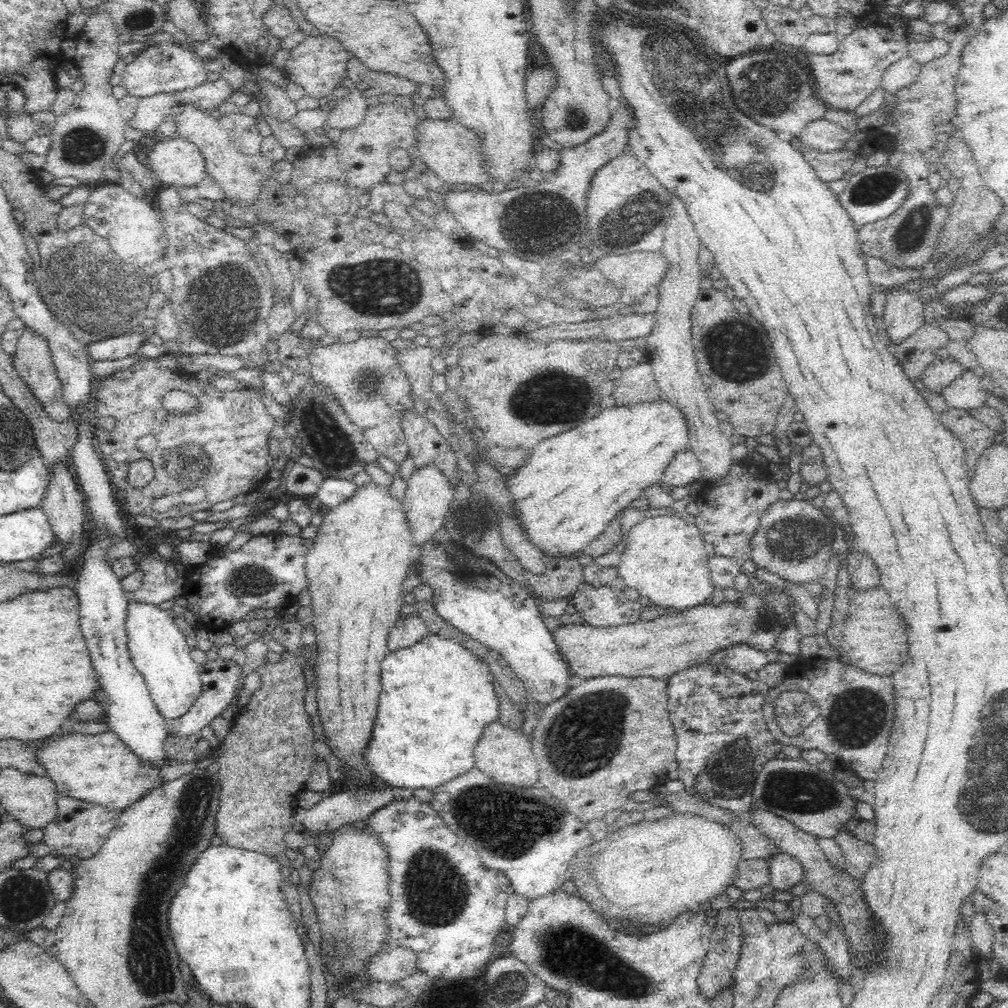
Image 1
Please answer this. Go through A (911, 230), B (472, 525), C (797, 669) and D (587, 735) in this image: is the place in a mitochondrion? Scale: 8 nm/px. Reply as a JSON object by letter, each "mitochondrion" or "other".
{"A":"mitochondrion","B":"mitochondrion","C":"other","D":"mitochondrion"}

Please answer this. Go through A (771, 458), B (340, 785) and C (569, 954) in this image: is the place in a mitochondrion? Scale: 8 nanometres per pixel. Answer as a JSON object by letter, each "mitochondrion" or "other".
{"A":"other","B":"other","C":"mitochondrion"}

